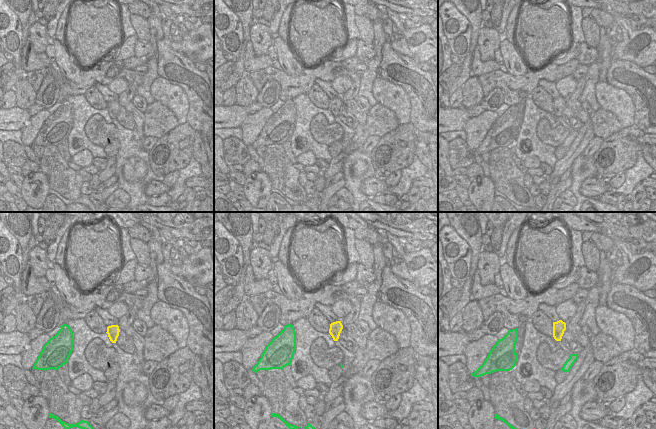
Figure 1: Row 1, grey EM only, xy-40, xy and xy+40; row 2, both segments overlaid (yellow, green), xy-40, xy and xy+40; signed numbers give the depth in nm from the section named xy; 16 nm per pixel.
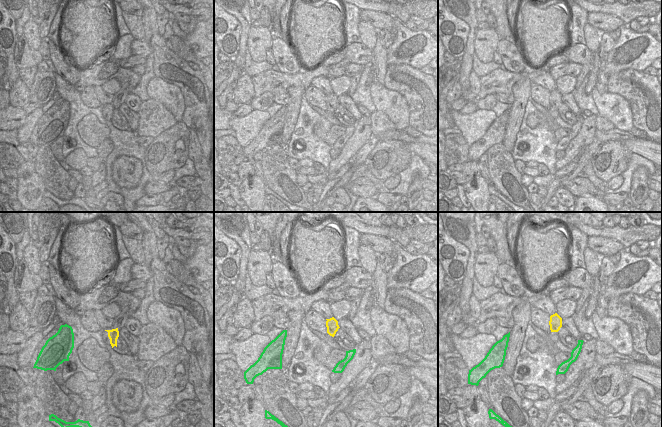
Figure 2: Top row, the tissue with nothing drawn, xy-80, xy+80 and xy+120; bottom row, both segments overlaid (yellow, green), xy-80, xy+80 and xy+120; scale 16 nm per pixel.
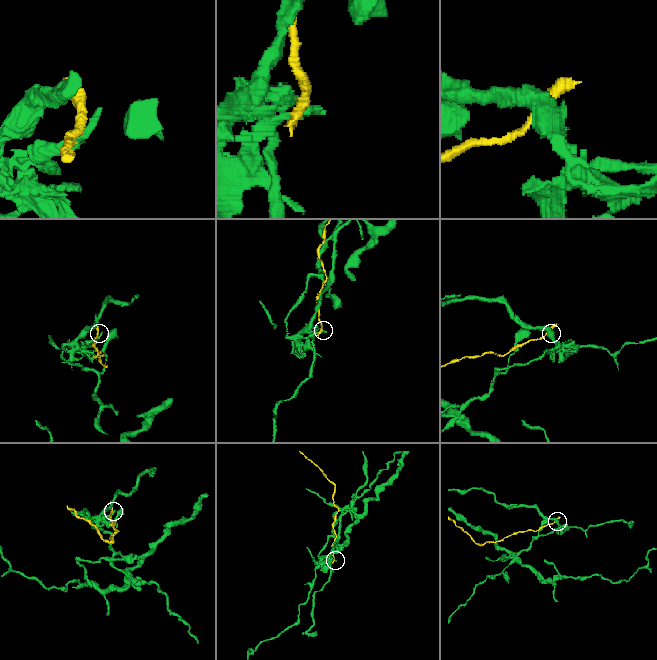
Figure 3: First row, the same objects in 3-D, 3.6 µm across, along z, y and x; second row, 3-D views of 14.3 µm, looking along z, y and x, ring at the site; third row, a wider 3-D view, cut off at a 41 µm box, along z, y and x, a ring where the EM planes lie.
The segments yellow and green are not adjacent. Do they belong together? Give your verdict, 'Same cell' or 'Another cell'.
Another cell

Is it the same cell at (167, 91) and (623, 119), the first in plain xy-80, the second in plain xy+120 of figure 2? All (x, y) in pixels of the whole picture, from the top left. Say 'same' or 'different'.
same

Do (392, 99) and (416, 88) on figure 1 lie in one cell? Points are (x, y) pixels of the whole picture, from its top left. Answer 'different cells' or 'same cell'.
different cells

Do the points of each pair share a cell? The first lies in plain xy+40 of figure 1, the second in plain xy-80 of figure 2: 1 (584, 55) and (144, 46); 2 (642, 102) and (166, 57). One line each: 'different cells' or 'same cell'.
1: same cell
2: same cell

